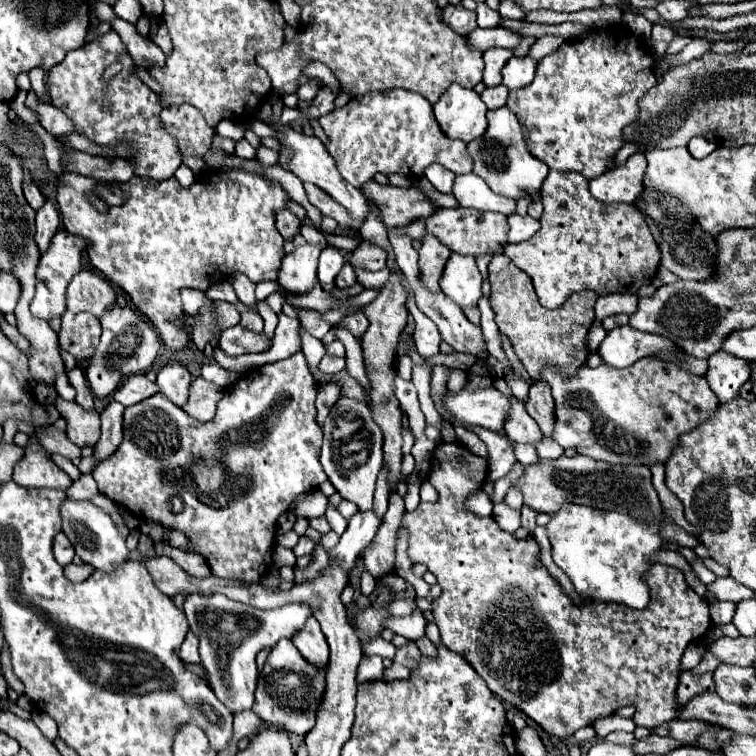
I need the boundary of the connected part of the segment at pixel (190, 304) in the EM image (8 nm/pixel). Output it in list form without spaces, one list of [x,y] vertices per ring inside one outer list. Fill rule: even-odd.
[[[184,290],[182,292],[182,304],[184,304],[186,314],[190,314],[190,316],[198,316],[204,308],[214,310],[214,304],[206,298],[206,294],[196,292],[196,290]]]

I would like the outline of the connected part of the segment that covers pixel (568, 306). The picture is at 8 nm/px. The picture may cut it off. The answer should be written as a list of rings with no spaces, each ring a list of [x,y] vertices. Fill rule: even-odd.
[[[506,254],[492,256],[488,264],[488,282],[492,284],[490,304],[494,310],[494,320],[500,326],[500,332],[510,338],[514,352],[528,370],[530,378],[534,382],[540,382],[542,370],[546,366],[556,372],[564,372],[564,378],[576,376],[578,368],[586,364],[586,358],[590,354],[588,330],[594,322],[596,292],[576,292],[558,310],[548,310],[538,302],[528,274],[522,272]]]

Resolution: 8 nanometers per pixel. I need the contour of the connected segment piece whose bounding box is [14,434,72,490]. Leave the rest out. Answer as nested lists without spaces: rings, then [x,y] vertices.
[[[36,434],[30,436],[24,458],[14,466],[14,482],[28,488],[60,488],[60,490],[68,490],[72,484],[70,476],[64,470],[60,470],[54,464],[50,452],[42,448]]]

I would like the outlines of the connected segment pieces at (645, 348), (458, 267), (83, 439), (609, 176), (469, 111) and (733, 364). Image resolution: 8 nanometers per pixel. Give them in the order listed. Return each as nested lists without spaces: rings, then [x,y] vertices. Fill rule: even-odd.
[[[618,326],[606,334],[598,354],[606,364],[624,368],[646,356],[676,356],[680,352],[672,340],[666,340],[660,334],[640,332],[632,326]]]
[[[452,252],[442,278],[440,278],[440,288],[446,296],[450,296],[460,308],[476,306],[482,292],[482,274],[476,266],[476,260],[472,256],[462,256]]]
[[[62,398],[56,400],[56,408],[68,424],[66,436],[70,442],[74,442],[80,448],[96,444],[96,440],[100,436],[100,418],[98,418],[96,410],[86,412],[76,402],[68,402]]]
[[[642,152],[632,154],[624,166],[612,168],[606,174],[590,182],[590,192],[602,202],[626,202],[632,204],[644,190],[642,178],[646,172],[646,156]]]
[[[453,83],[434,104],[434,114],[440,130],[450,140],[472,142],[486,132],[486,104],[474,89]]]
[[[720,350],[708,358],[706,380],[718,396],[718,402],[724,404],[736,398],[740,386],[750,380],[750,362]]]

